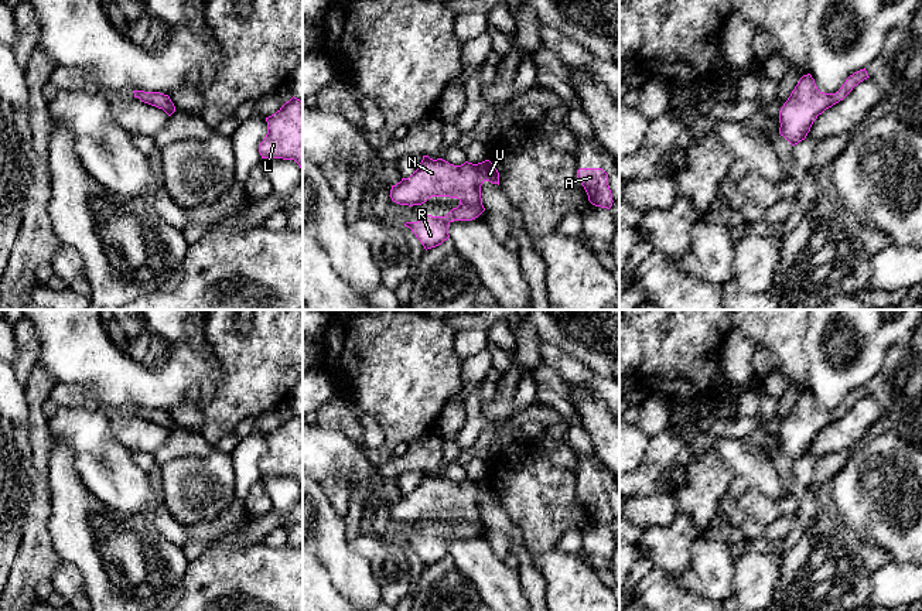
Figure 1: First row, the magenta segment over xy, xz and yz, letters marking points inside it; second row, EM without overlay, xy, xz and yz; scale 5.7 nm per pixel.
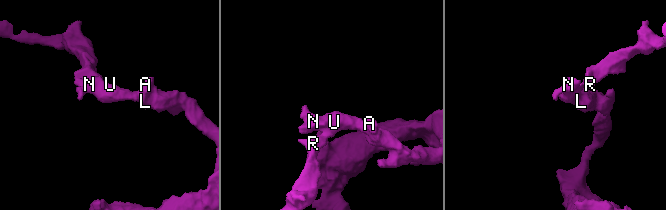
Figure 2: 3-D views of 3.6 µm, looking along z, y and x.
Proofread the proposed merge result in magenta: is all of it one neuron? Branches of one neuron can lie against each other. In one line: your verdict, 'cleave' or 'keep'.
keep

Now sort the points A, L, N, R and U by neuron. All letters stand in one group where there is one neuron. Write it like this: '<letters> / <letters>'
A L N R U

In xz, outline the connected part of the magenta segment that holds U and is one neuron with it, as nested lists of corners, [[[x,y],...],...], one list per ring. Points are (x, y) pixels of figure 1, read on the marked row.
[[[423,156],[419,168],[409,178],[392,185],[390,198],[396,204],[409,206],[421,205],[431,197],[460,199],[460,205],[445,216],[426,214],[417,222],[404,223],[427,250],[450,238],[451,222],[472,221],[485,211],[481,198],[481,185],[485,181],[499,185],[499,173],[489,160],[454,165],[443,158],[433,160]]]

